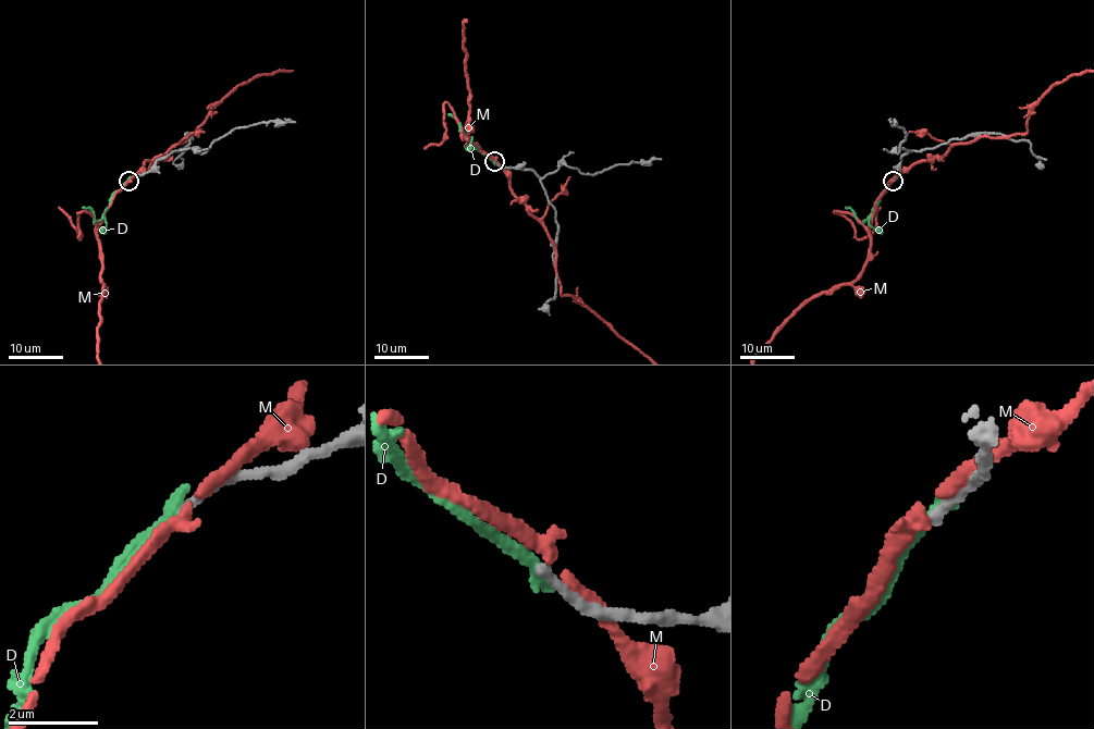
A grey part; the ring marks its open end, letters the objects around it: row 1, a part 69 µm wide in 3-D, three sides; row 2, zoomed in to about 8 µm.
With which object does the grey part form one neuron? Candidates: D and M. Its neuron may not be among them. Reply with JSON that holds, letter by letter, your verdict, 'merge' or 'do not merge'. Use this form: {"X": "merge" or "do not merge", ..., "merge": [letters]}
{"D": "do not merge", "M": "do not merge", "merge": []}

